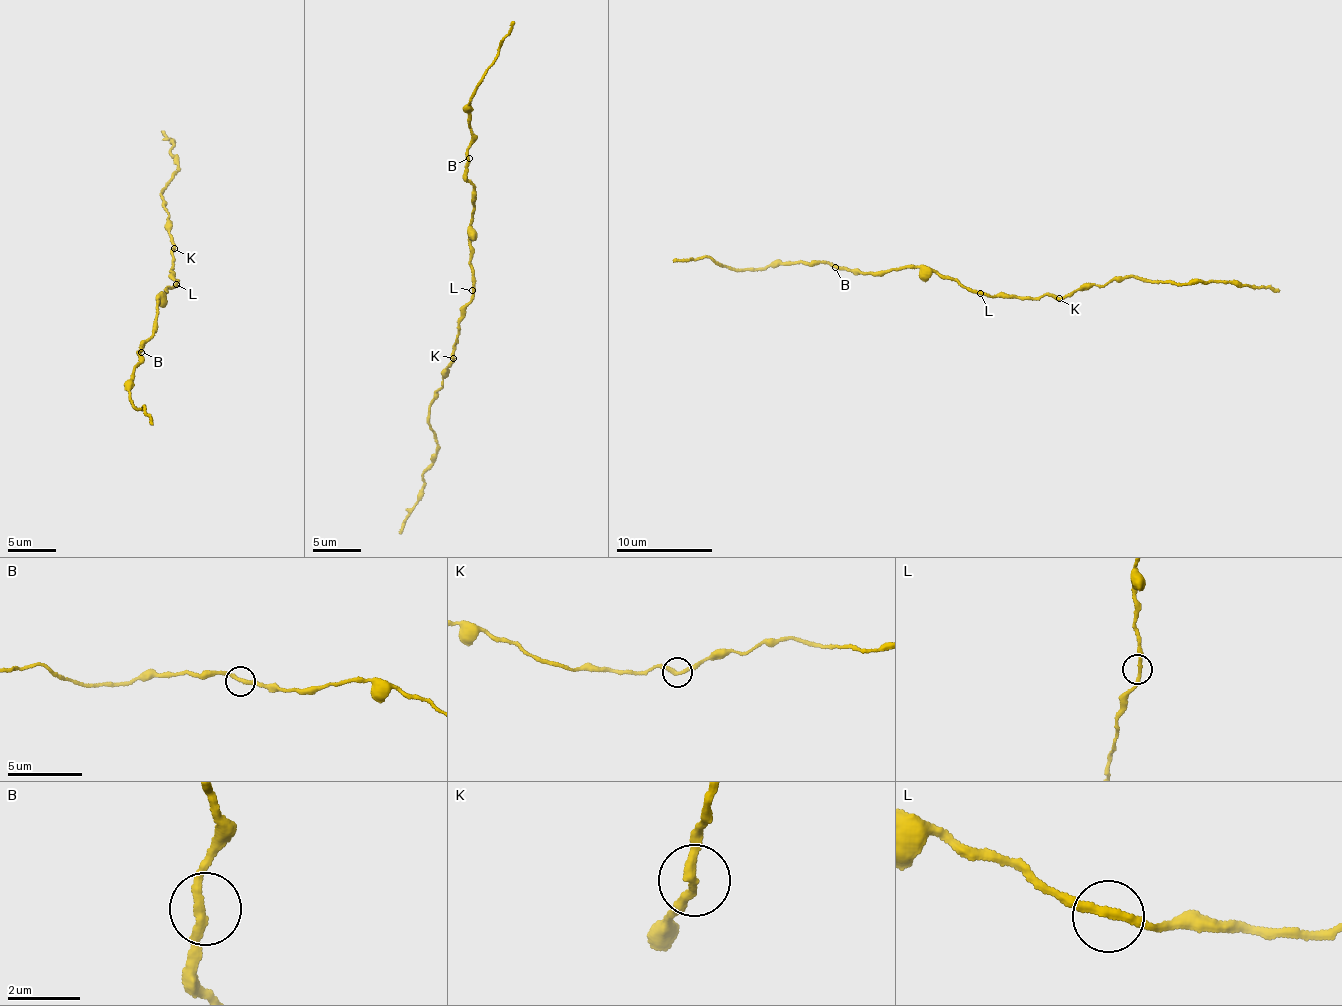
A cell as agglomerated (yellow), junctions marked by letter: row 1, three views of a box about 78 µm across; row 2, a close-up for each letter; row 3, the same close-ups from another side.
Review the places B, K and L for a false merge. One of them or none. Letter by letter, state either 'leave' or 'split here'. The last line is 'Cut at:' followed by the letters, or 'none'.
B: leave
K: leave
L: leave
Cut at: none

